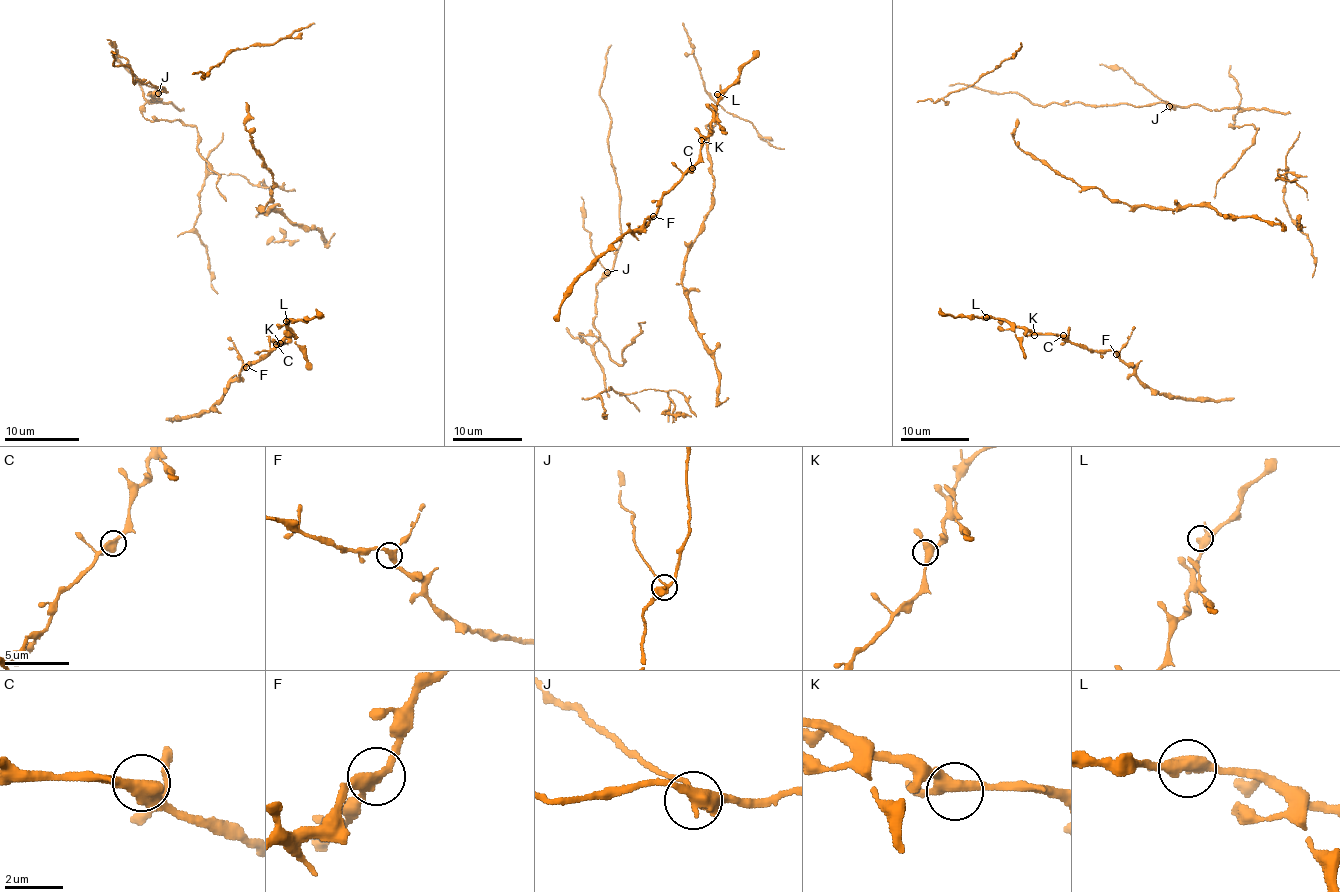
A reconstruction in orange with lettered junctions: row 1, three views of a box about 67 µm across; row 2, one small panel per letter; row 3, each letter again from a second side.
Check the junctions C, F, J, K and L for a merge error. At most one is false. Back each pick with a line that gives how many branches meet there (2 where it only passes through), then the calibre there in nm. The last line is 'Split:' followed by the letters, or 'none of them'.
J: 3 | 400 nm
Split: J

